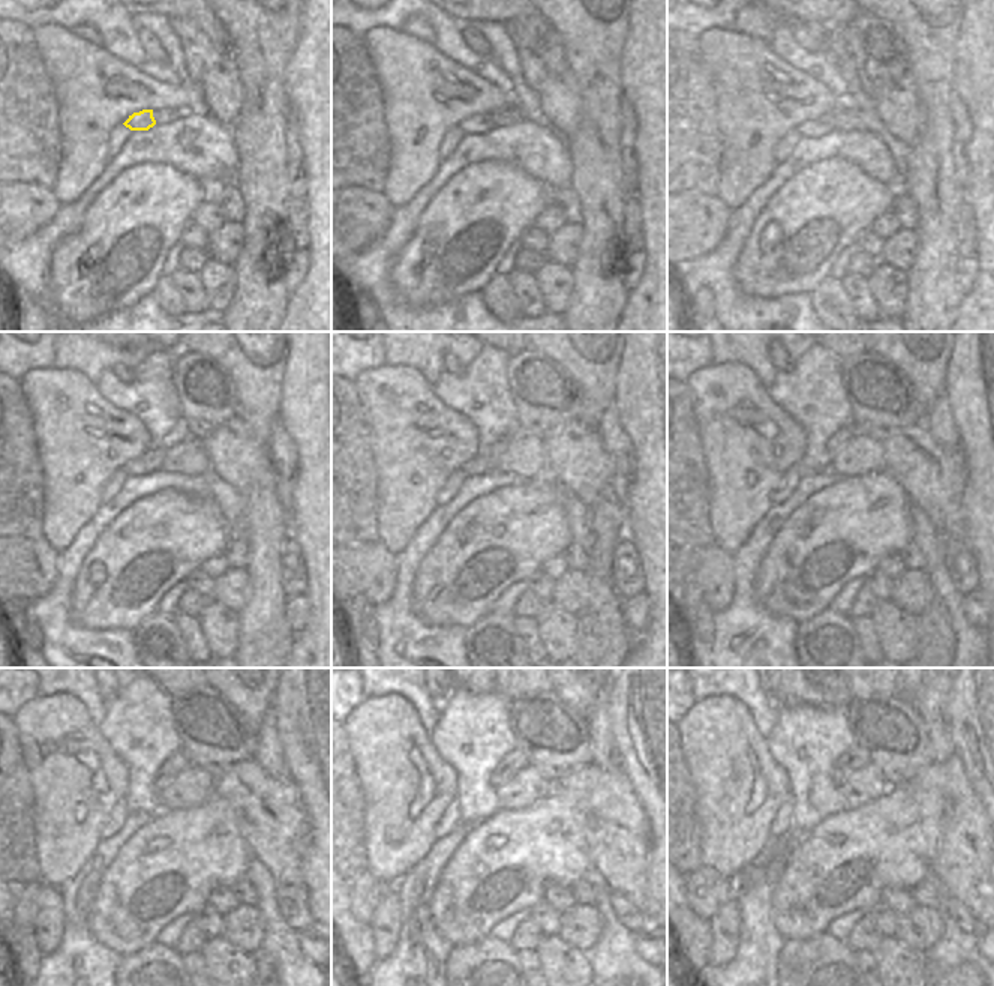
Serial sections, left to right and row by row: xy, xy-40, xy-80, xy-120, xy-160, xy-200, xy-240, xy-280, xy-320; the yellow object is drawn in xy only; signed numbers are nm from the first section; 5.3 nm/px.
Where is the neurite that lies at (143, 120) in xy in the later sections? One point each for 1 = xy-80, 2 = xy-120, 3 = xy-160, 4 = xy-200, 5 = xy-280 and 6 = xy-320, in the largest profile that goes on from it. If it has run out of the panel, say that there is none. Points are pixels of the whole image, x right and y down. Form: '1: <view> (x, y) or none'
1: xy-80 (822, 125)
2: xy-120 (150, 461)
3: xy-160 (482, 462)
4: xy-200 (838, 440)
5: xy-280 (513, 761)
6: xy-320 (855, 757)

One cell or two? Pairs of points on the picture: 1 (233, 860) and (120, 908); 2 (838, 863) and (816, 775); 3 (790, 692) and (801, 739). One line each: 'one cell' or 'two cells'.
1: one cell
2: two cells
3: two cells

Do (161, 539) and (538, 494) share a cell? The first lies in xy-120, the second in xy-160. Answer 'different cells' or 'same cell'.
same cell

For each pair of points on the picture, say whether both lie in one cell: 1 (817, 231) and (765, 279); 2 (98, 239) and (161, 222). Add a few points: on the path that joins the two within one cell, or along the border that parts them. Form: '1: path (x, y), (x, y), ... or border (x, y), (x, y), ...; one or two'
1: path (802, 234), (771, 264); one
2: path (113, 239), (134, 222), (146, 222); one

